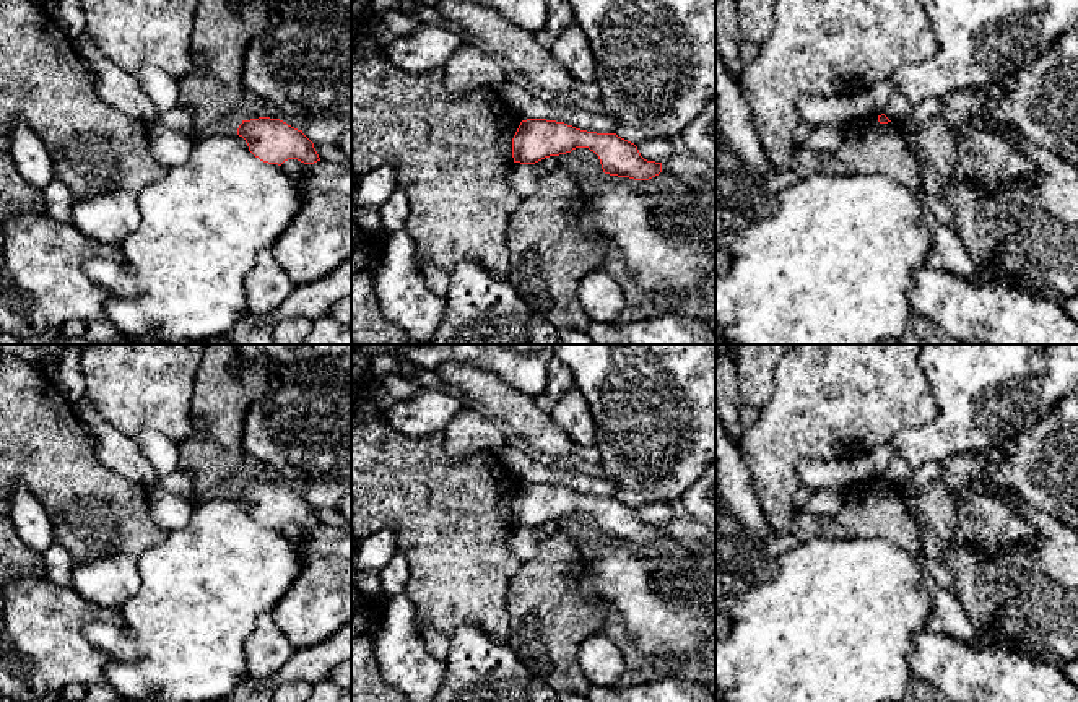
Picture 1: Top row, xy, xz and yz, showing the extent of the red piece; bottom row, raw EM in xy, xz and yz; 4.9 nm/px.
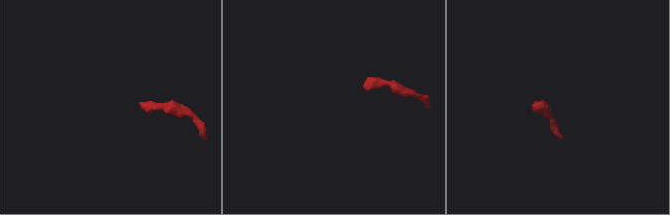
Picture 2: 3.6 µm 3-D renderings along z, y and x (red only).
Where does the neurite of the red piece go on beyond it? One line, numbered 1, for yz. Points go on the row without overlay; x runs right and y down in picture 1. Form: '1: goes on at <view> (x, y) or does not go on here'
1: does not go on here

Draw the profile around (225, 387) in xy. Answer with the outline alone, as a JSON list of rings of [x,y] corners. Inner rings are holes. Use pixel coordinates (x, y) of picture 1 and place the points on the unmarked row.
[[[203,344],[190,400],[193,434],[180,444],[180,470],[192,474],[192,505],[223,479],[242,474],[244,419],[268,385],[270,362],[246,362],[236,344]]]

